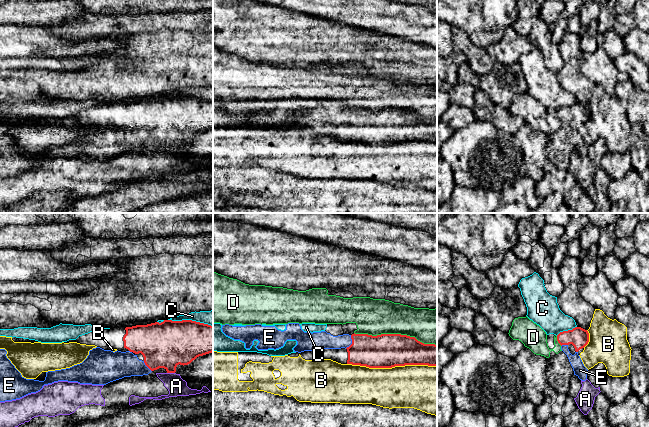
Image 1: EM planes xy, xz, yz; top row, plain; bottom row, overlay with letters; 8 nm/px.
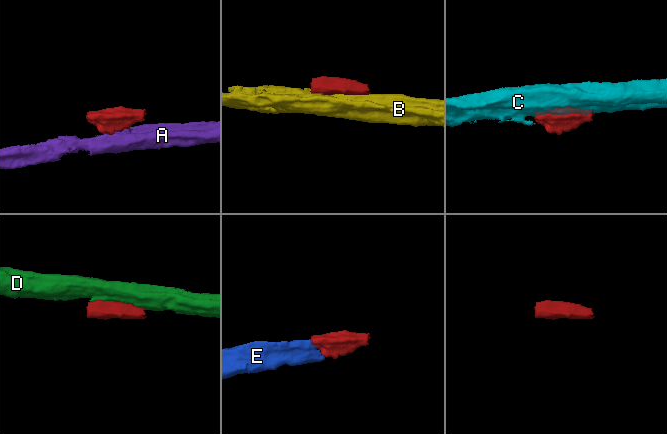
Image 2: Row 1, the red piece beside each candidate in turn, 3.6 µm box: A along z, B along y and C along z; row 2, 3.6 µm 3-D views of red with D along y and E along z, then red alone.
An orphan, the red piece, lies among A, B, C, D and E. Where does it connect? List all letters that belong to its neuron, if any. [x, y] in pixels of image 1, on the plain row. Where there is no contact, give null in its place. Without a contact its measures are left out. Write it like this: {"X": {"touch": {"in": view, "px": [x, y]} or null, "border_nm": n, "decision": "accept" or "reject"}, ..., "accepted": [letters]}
{"A": {"touch": {"in": "xy", "px": [171, 148]}, "border_nm": 60, "decision": "reject"}, "B": {"touch": {"in": "xz", "px": [392, 142]}, "border_nm": 700, "decision": "reject"}, "C": {"touch": {"in": "xy", "px": [190, 96]}, "border_nm": 360, "decision": "reject"}, "D": {"touch": {"in": "xz", "px": [395, 110]}, "border_nm": 650, "decision": "reject"}, "E": {"touch": {"in": "xz", "px": [352, 118]}, "border_nm": 120, "decision": "accept"}, "accepted": ["E"]}

